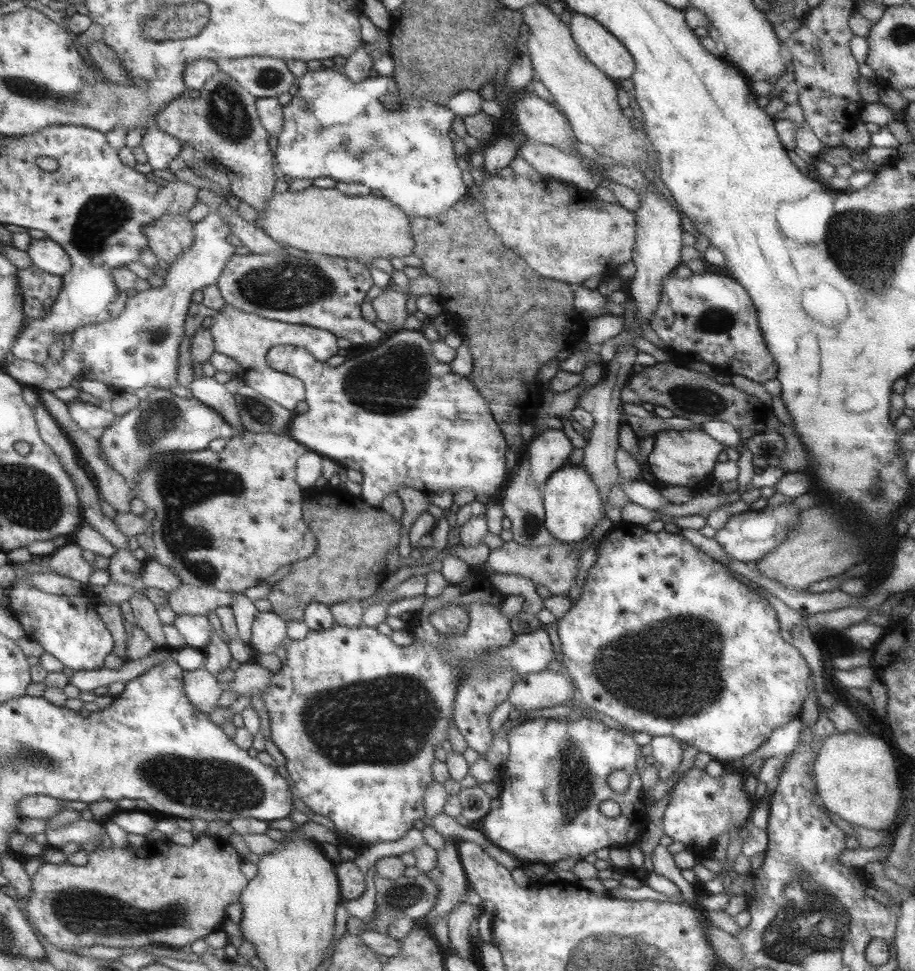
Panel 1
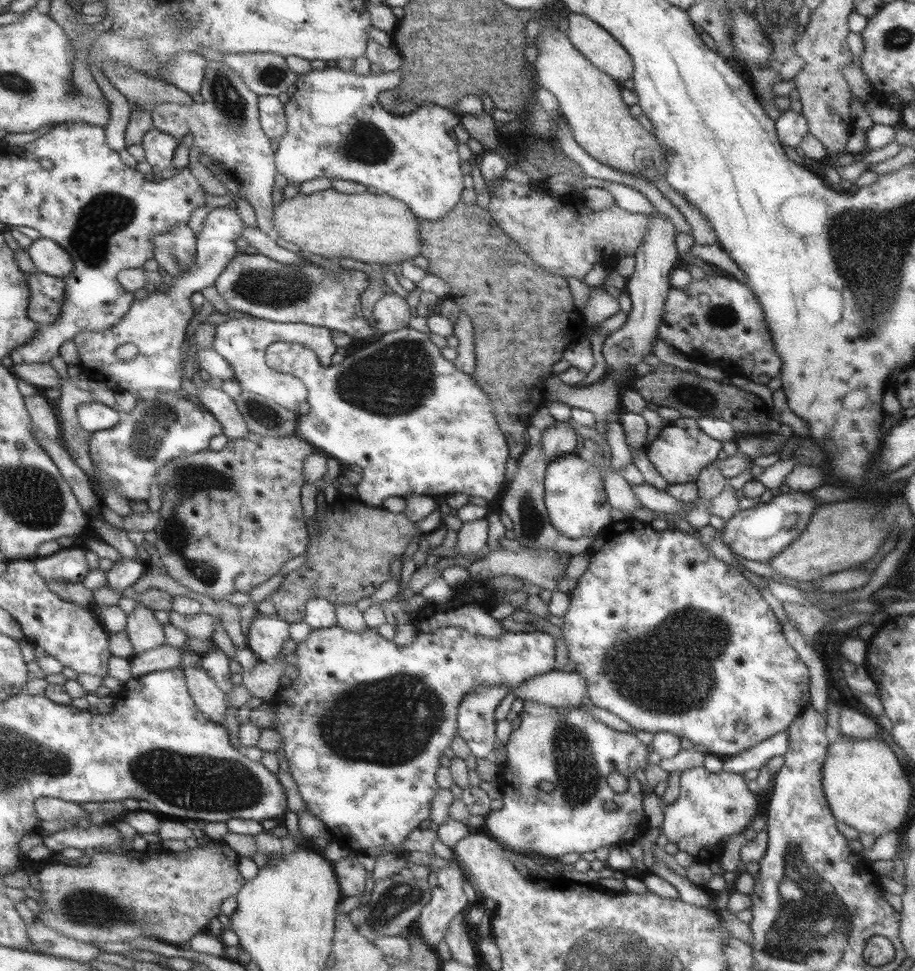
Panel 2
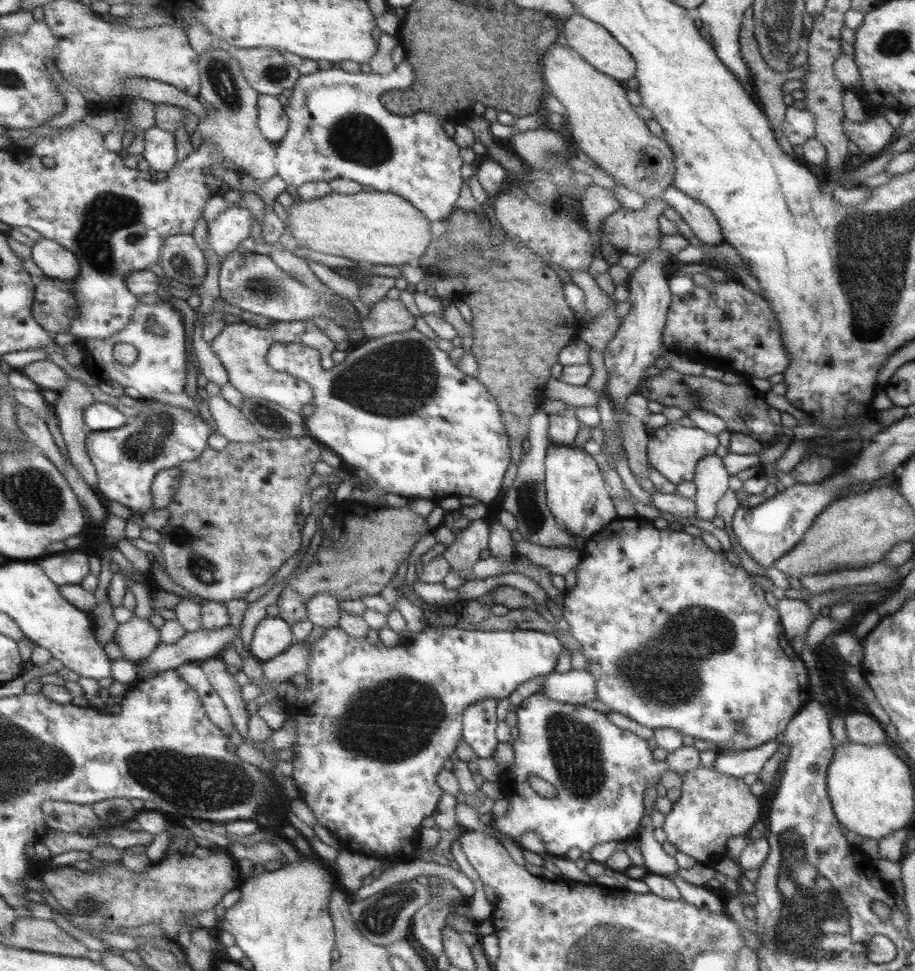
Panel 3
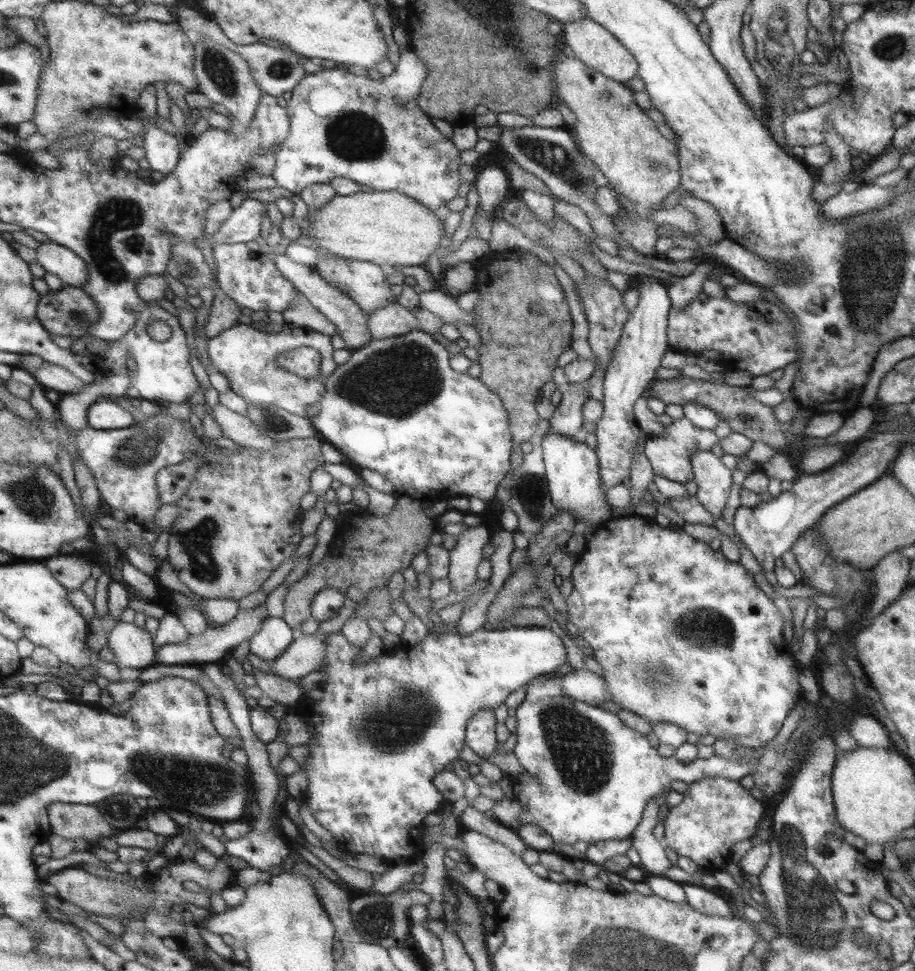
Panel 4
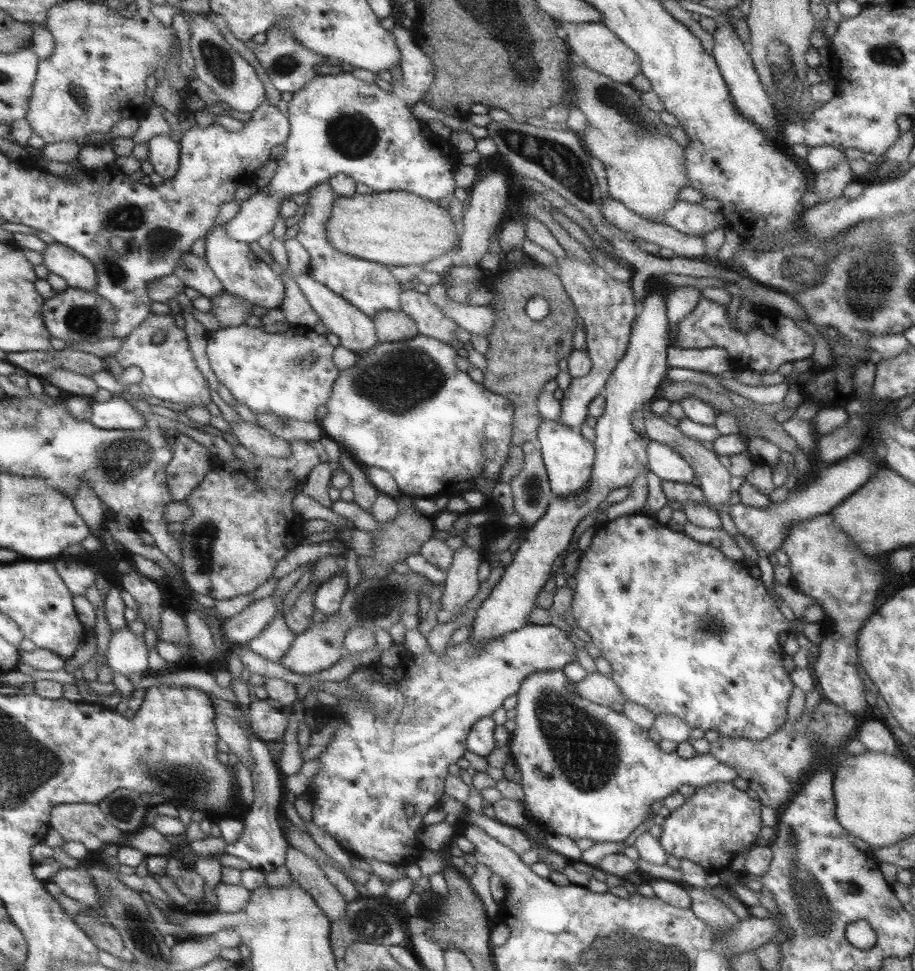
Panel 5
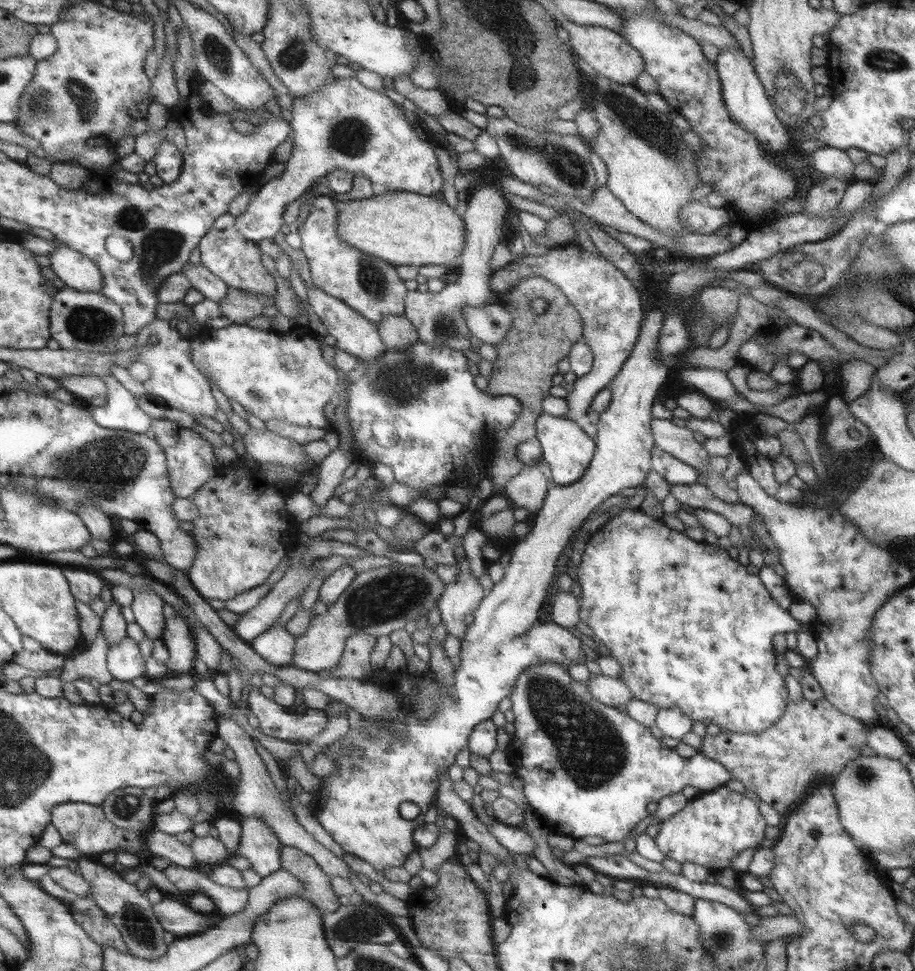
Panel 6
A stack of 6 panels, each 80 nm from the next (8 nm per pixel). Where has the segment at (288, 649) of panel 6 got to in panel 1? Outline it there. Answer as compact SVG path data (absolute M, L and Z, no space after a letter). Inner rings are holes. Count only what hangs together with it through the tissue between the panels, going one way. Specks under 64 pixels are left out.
M257 612L250 632L248 645L255 654L274 654L277 646L286 643L286 622L273 612Z

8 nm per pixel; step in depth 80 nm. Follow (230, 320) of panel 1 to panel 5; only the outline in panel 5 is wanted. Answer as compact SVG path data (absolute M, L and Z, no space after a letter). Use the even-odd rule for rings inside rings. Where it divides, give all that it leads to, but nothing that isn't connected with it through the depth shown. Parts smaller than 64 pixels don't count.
M244 323L210 331L205 354L217 382L253 414L271 412L293 420L319 424L315 408L329 400L331 387L340 372L332 361L333 349L325 335L315 333L307 325L290 324L282 333L267 333ZM306 354L312 354L314 359L303 366ZM298 360L301 360L301 366L296 365Z

